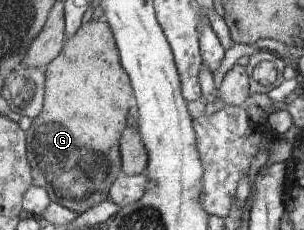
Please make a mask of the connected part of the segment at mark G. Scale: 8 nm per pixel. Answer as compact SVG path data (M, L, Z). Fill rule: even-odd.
M103 18L85 22L72 38L67 38L60 56L47 66L45 77L43 110L33 118L27 130L28 158L36 184L54 190L51 192L54 202L82 214L100 202L108 201L111 186L123 173L122 134L128 126L126 120L134 89L130 75L121 63L121 52L110 22Z

